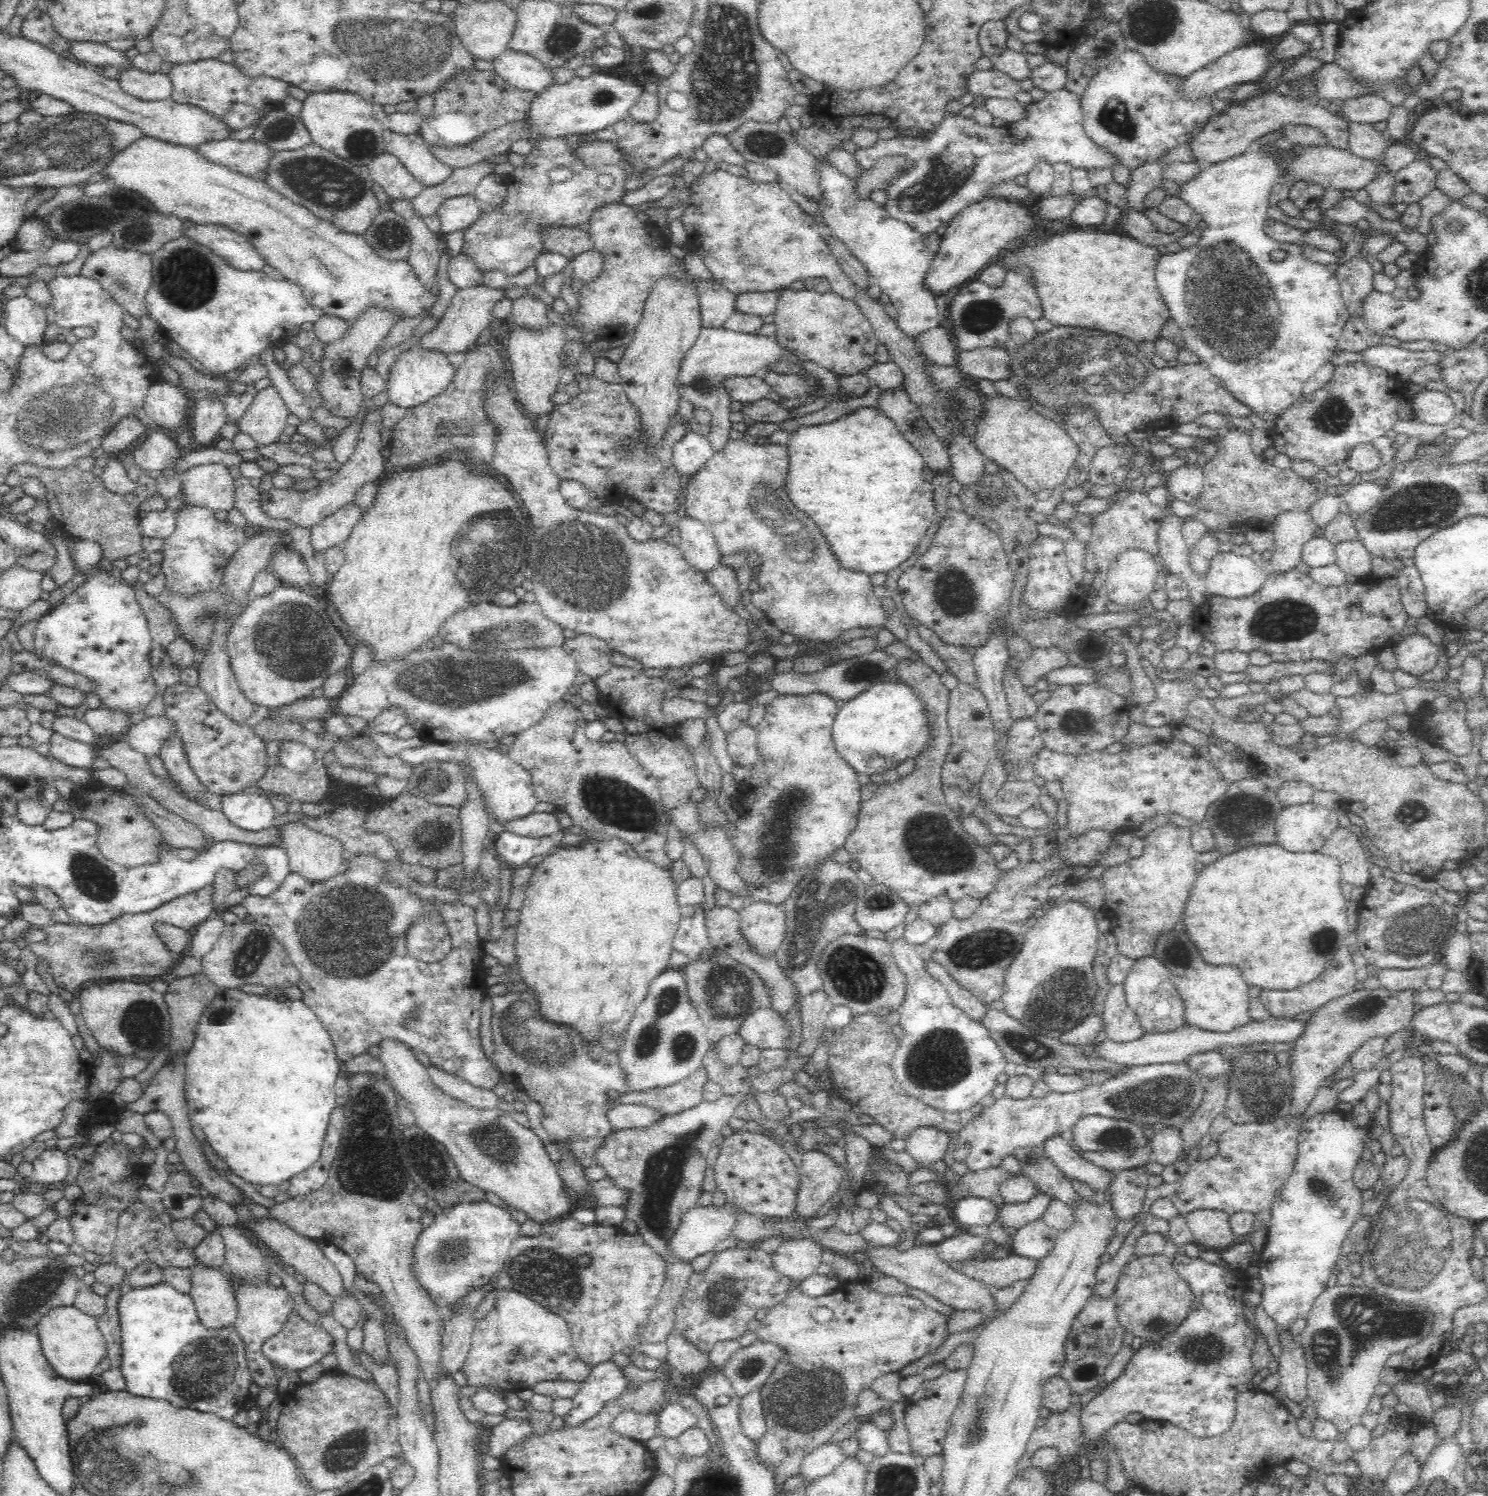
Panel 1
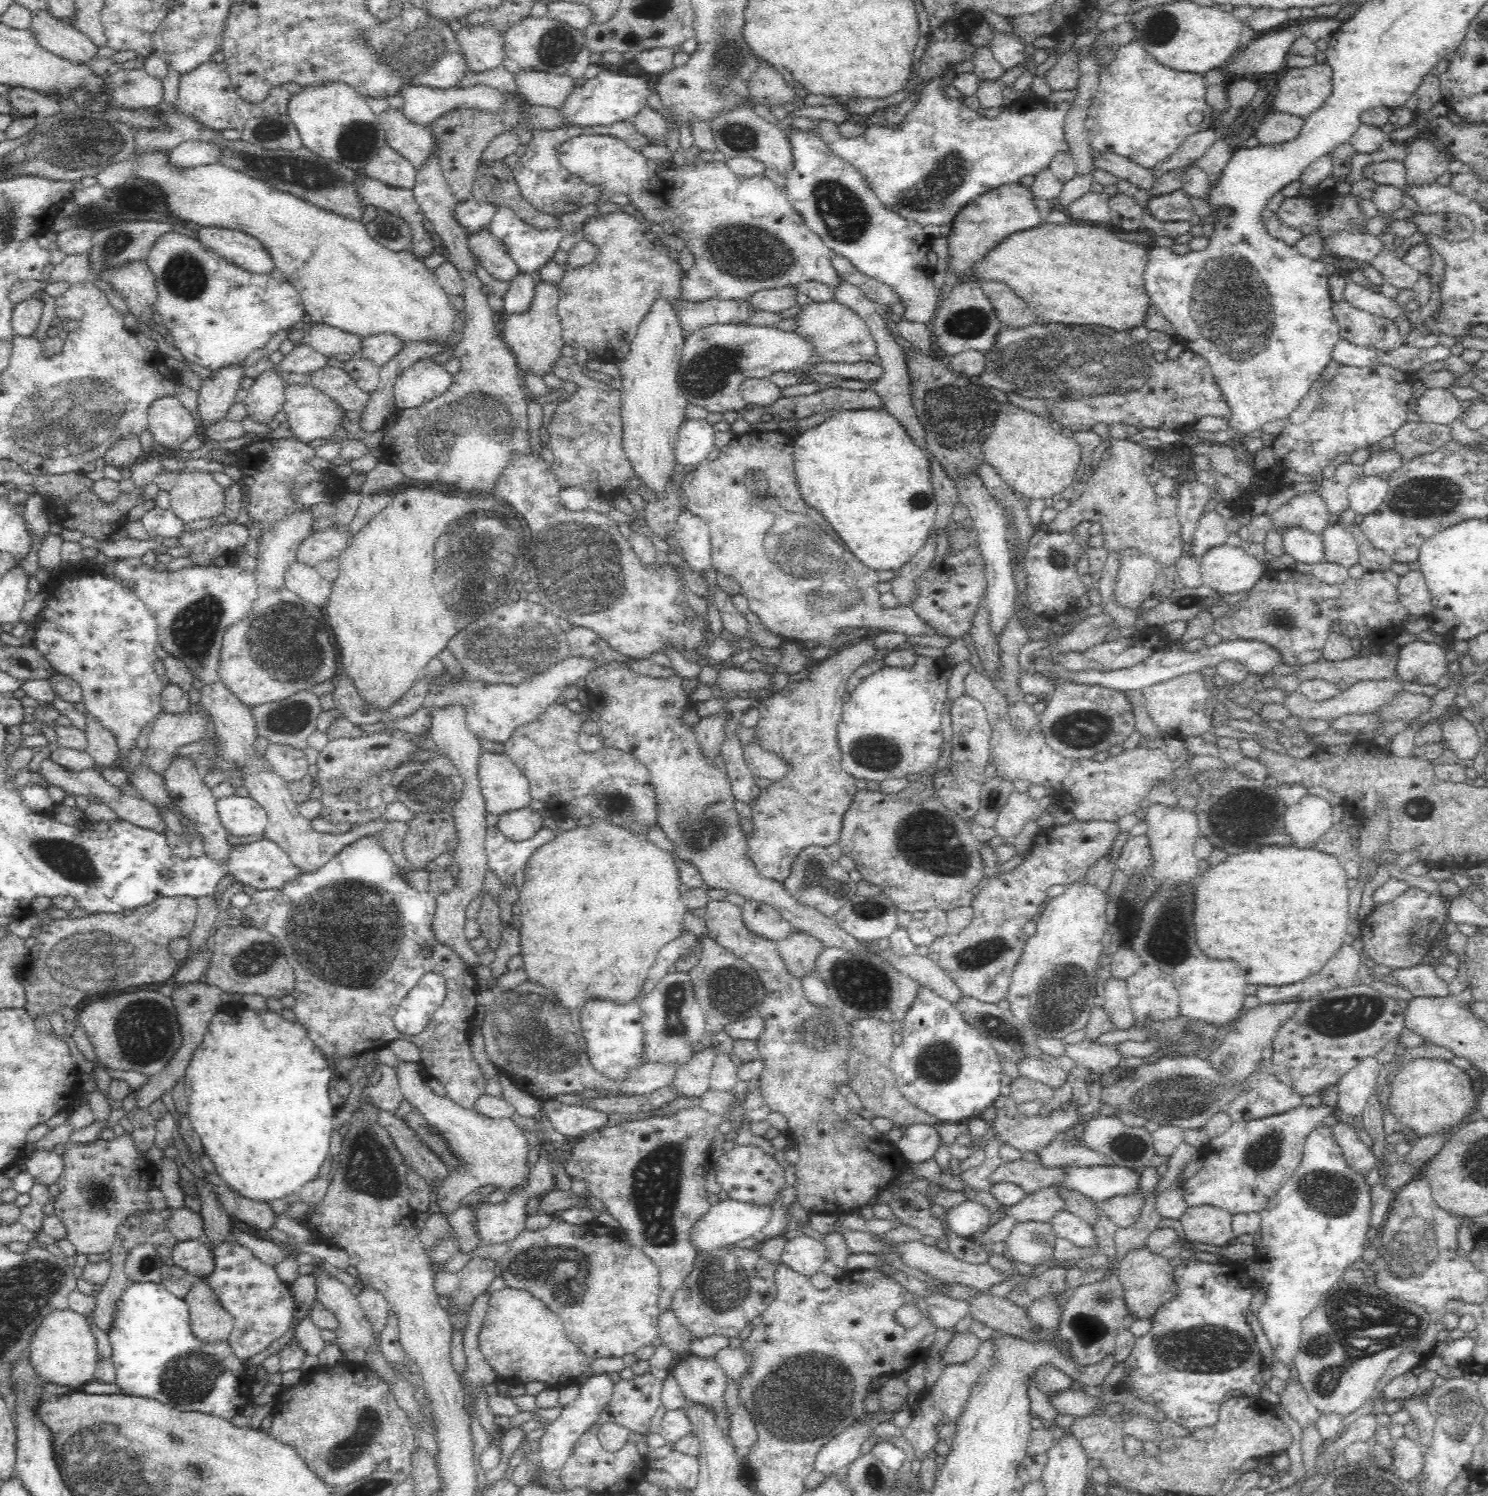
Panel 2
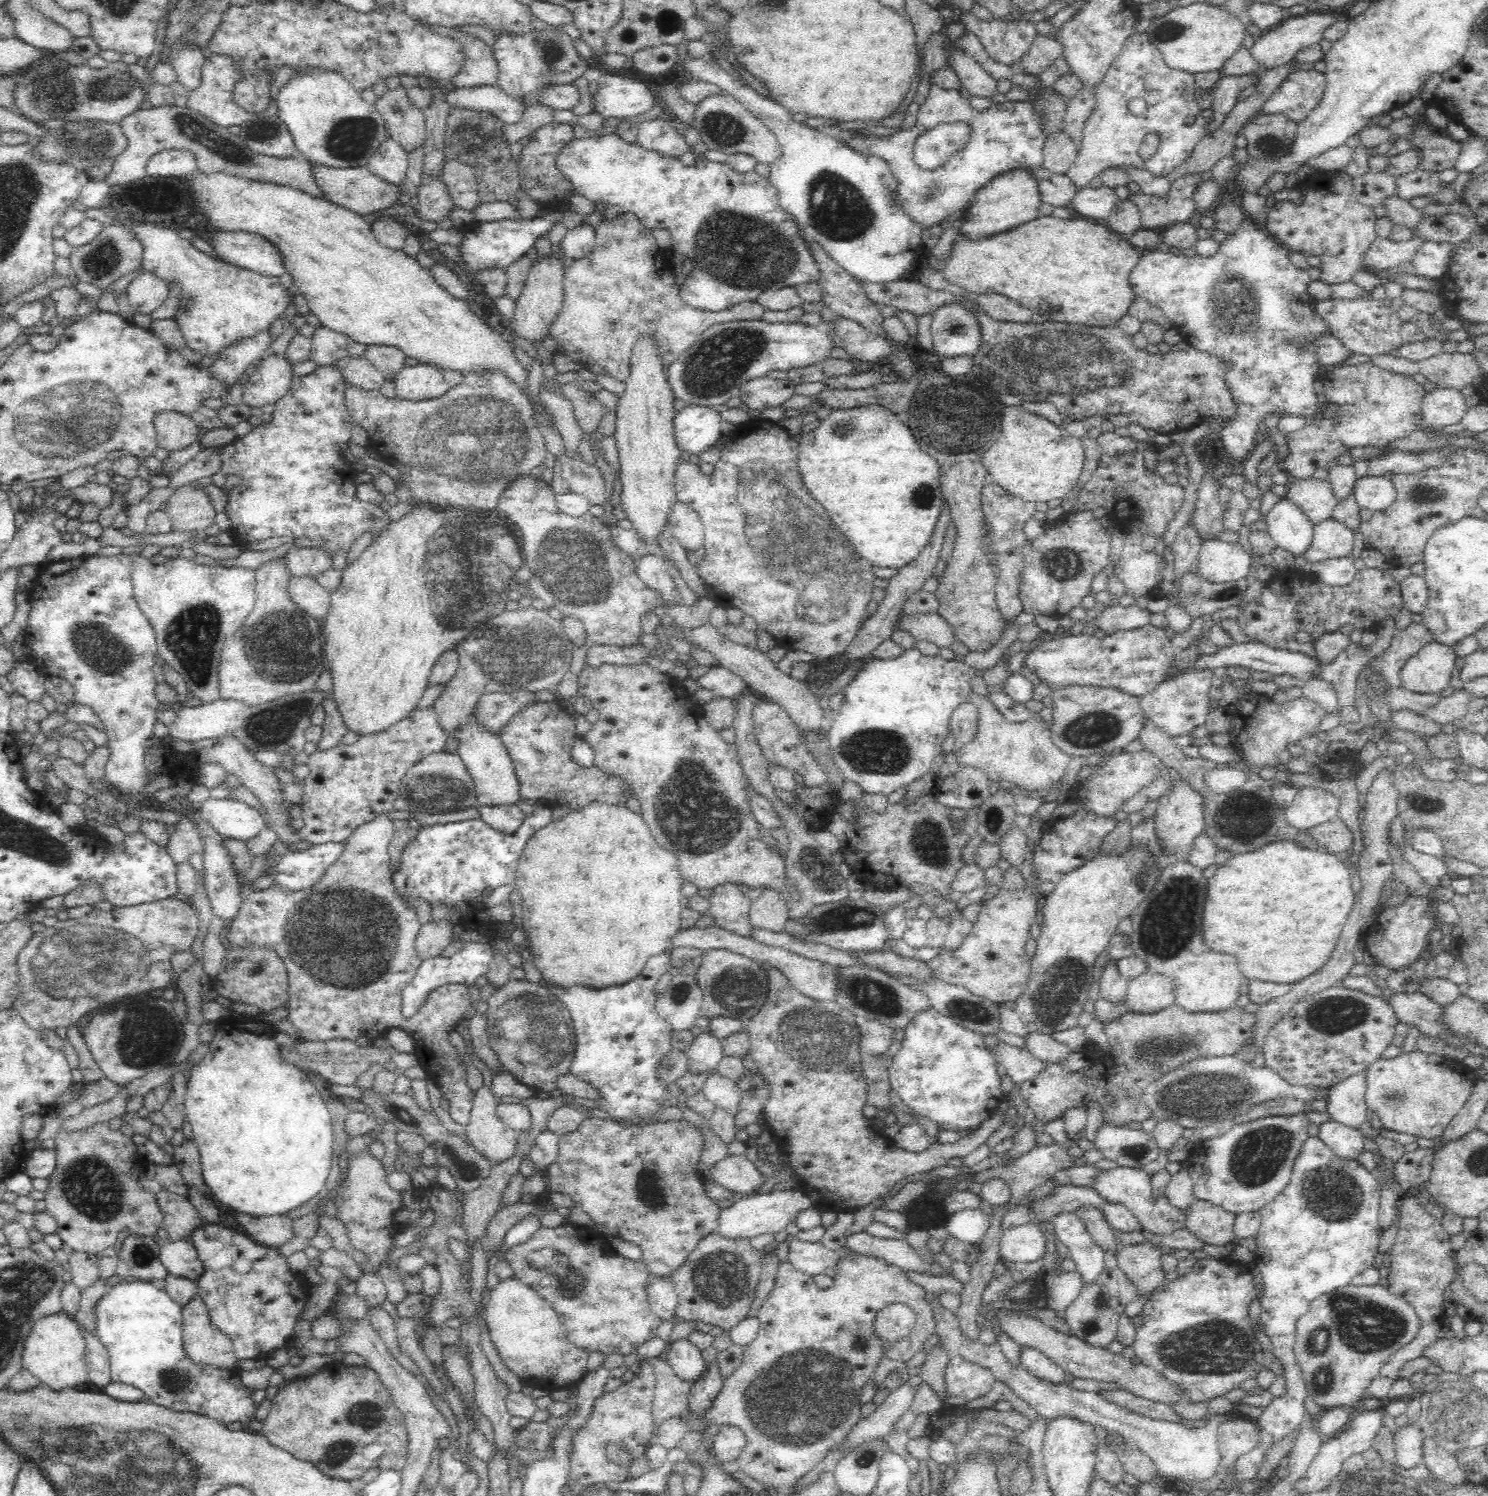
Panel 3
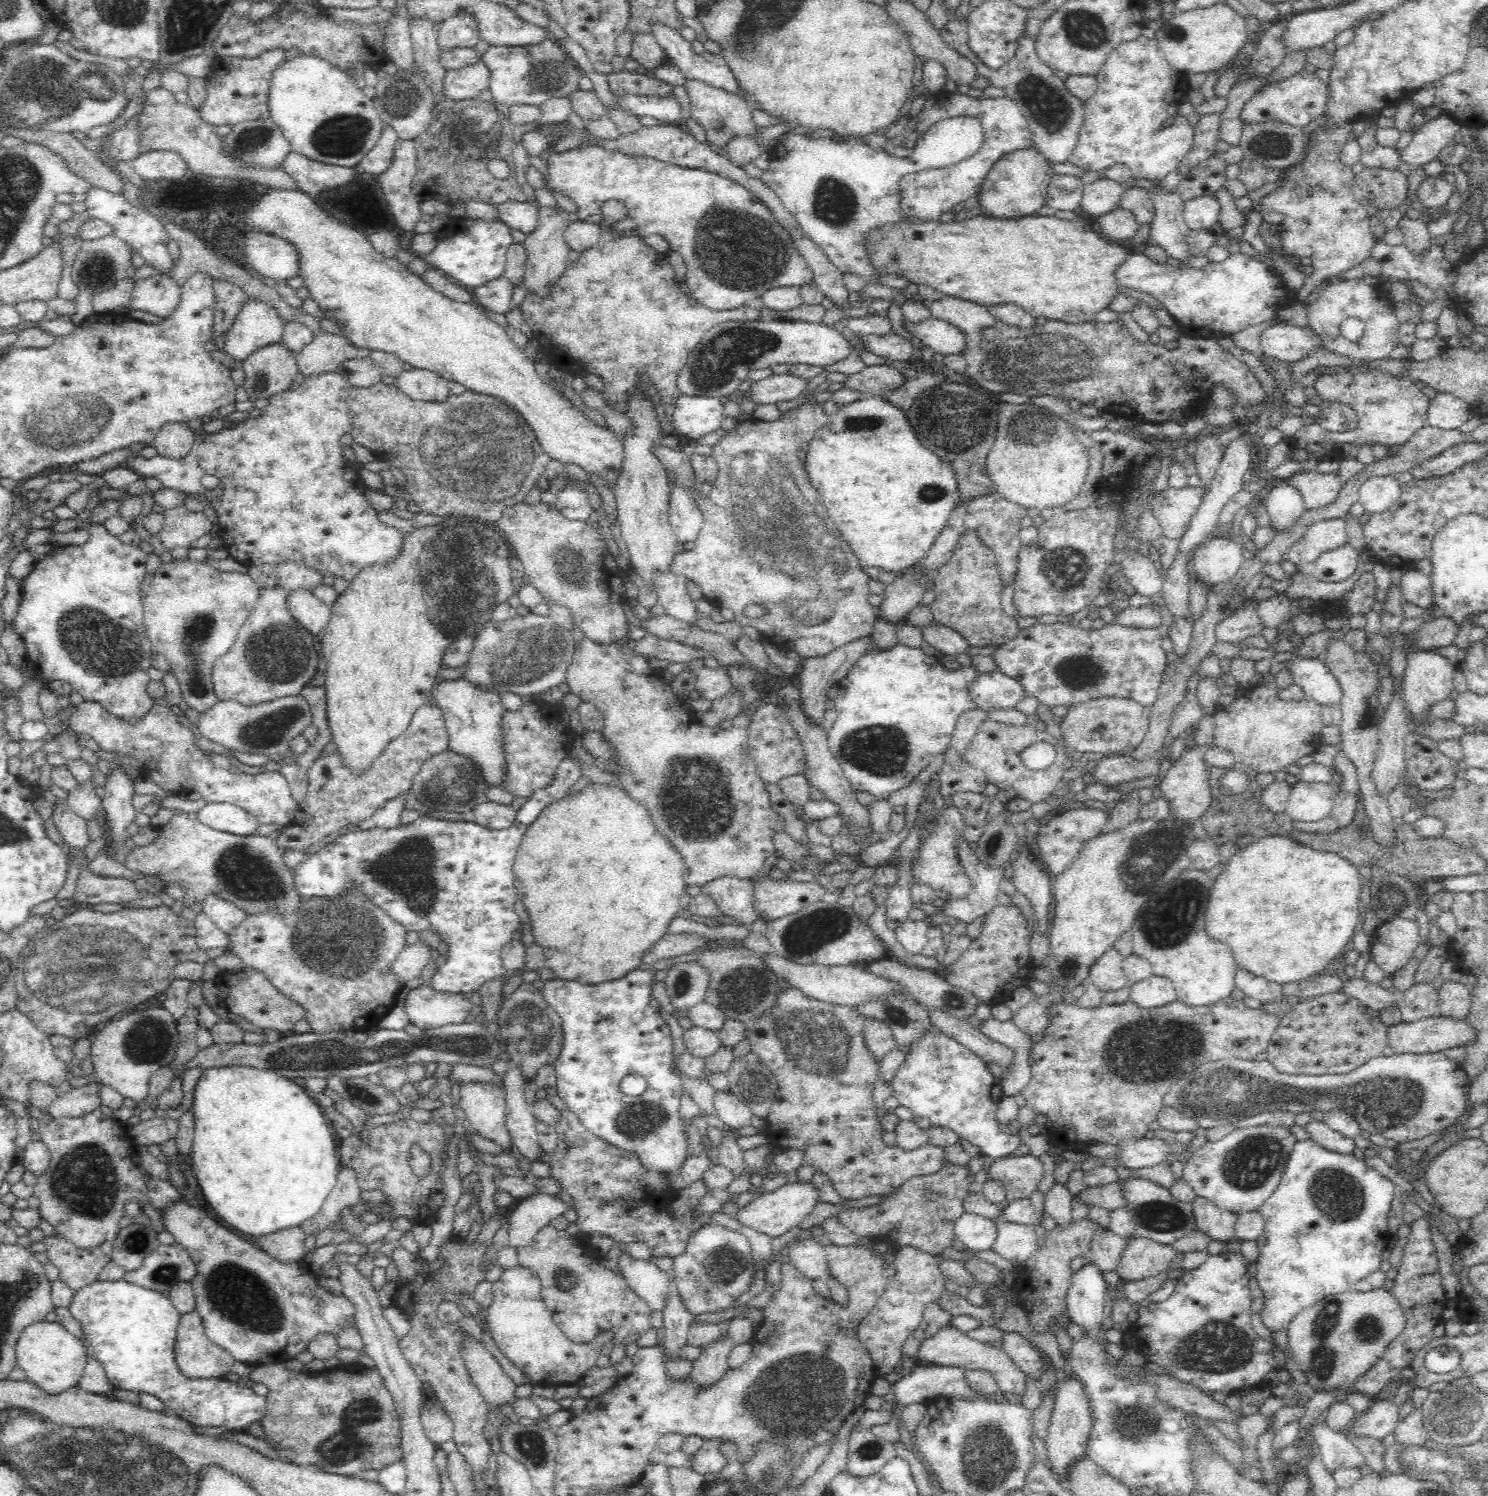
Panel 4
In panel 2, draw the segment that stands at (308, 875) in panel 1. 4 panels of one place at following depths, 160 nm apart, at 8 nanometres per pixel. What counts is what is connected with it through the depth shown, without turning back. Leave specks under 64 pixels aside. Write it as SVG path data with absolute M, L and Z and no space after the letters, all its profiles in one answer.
M220 678L211 683L204 683L199 693L198 704L210 714L216 733L222 739L224 760L234 764L235 770L240 771L240 778L244 781L242 791L256 799L268 813L265 838L278 843L300 872L310 874L318 872L318 868L322 868L348 844L354 844L354 841L384 828L386 822L376 819L338 835L314 830L310 819L298 813L298 804L293 801L287 783L273 772L263 755L253 746L257 732L252 707L242 703L238 695L232 693Z

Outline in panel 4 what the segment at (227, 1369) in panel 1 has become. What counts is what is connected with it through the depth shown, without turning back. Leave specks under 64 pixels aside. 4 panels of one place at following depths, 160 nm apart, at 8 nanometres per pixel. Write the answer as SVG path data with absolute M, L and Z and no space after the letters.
M123 1278L116 1282L94 1281L90 1286L84 1286L76 1291L70 1312L84 1329L86 1338L82 1340L86 1354L94 1353L104 1365L106 1376L115 1388L146 1391L158 1397L165 1408L188 1419L196 1426L226 1427L228 1430L249 1428L251 1424L260 1422L267 1408L266 1397L259 1395L252 1387L248 1388L242 1382L228 1381L226 1378L190 1378L182 1373L175 1357L177 1328L180 1311L174 1307L168 1295L148 1287L132 1284Z

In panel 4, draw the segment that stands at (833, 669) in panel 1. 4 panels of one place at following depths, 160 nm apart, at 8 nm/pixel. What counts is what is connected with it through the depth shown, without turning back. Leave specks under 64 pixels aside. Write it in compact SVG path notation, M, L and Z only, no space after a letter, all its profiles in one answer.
M723 667L690 670L696 677L695 696L713 701L724 696L733 687L728 671Z

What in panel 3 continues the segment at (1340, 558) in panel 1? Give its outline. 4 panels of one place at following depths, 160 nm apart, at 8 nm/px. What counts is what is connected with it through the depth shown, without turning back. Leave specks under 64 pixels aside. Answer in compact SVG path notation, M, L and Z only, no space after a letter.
M1335 519L1313 526L1313 542L1304 558L1312 563L1327 559L1351 558L1355 532Z

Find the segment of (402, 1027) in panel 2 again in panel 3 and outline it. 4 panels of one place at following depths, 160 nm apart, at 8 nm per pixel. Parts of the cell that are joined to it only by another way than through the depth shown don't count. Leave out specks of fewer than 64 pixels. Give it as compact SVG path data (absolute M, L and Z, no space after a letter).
M476 931L480 939L464 943L459 951L449 957L435 956L422 960L420 968L416 973L414 979L408 986L403 989L402 997L403 1004L401 1012L405 1018L411 1018L425 1006L428 995L432 990L438 989L444 984L456 982L456 984L466 984L471 986L480 976L486 975L490 961L492 960L492 946L491 943L486 941L486 934L480 934Z

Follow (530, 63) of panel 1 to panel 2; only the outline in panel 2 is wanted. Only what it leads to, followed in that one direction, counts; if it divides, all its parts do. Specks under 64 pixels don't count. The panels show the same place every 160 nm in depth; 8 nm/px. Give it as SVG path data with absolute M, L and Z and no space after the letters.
M526 68L513 74L518 93L523 95L532 105L556 107L570 94L575 86L573 80L566 74L552 74Z

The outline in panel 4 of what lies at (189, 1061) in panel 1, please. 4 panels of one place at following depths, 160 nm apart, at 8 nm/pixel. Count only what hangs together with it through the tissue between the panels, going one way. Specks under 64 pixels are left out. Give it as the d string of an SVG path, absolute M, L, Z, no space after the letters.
M240 1063L239 1065L215 1066L204 1069L200 1074L195 1089L192 1117L194 1117L195 1129L193 1132L192 1168L210 1208L218 1214L222 1222L228 1222L228 1226L242 1236L248 1235L254 1238L256 1235L271 1233L284 1227L296 1226L307 1218L314 1216L319 1211L320 1205L333 1189L337 1181L337 1174L341 1167L336 1158L336 1146L332 1138L332 1125L325 1116L324 1109L314 1099L311 1092L304 1089L297 1079L291 1079L286 1075L270 1070L258 1069L258 1067Z

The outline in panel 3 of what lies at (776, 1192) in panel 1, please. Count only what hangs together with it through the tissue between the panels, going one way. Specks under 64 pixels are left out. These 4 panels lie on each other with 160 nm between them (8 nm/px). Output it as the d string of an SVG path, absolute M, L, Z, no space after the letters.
M744 1152L736 1156L726 1155L709 1169L709 1172L710 1179L733 1194L745 1194L746 1197L756 1194L760 1186L766 1182L764 1173Z

